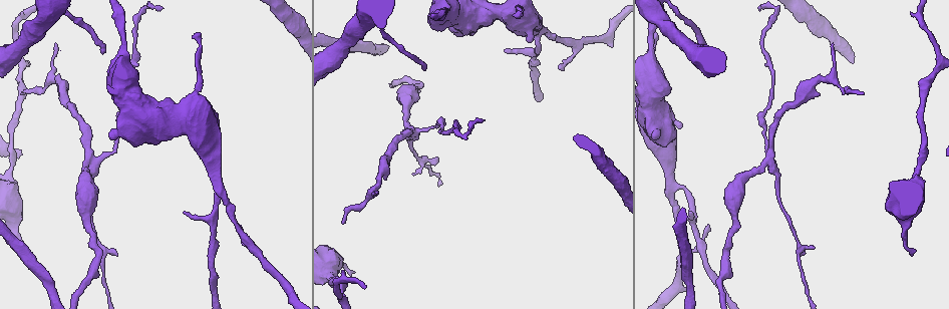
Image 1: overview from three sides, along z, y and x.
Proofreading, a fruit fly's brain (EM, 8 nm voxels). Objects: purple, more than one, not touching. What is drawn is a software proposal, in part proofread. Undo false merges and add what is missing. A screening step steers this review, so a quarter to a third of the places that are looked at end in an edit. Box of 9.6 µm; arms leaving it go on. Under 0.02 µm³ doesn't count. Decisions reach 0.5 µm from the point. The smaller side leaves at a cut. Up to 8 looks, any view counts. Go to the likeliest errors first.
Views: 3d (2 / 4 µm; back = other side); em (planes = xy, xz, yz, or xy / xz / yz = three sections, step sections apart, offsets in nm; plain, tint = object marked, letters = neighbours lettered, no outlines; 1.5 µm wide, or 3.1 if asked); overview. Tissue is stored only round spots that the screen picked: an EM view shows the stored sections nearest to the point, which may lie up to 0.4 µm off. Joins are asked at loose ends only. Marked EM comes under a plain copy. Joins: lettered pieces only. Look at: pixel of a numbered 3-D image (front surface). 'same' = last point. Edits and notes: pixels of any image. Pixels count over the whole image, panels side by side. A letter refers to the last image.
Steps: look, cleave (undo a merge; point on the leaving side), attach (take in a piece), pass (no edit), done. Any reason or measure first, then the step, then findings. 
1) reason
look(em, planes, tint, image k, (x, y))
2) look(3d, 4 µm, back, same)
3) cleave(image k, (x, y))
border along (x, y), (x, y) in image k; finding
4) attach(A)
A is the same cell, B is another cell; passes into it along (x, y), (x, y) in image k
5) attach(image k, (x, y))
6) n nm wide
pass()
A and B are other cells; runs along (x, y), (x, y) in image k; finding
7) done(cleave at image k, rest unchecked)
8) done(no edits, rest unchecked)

branch stops here
look(3d, 2 µm, image 1, (833, 46))

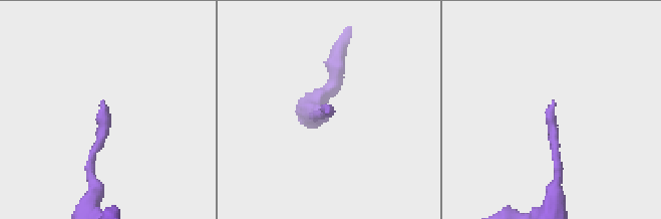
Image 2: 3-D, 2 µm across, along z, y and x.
need the tissue
look(em, yz, step 8, letters, image 2, (551, 104))

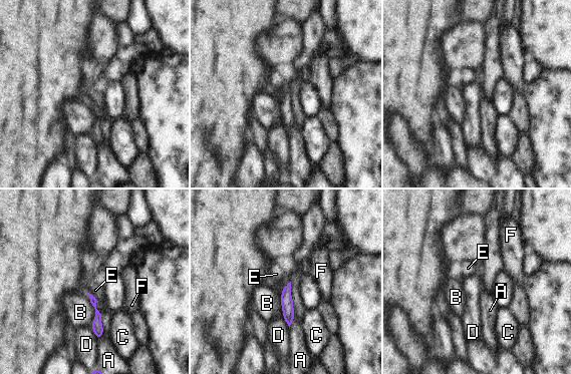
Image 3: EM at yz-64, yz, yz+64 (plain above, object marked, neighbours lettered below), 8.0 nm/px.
another direction
look(em, planes, letters, same)

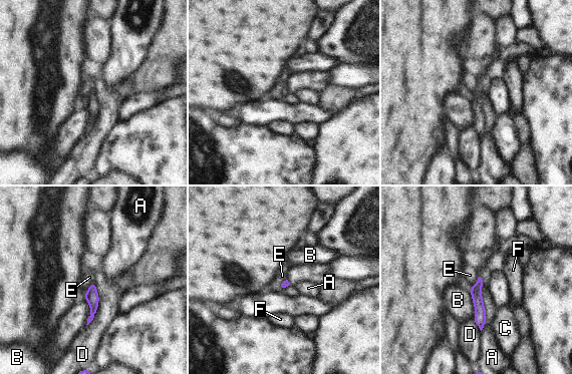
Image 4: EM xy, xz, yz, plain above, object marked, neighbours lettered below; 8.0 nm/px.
pass()
A, B, C, D, E and F are other cells; runs along (480, 282), (478, 303), (481, 325) in image 4; none of them fits

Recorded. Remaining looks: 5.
stops while still wide
look(em, xz, step 4, tint, image 1, (134, 145))

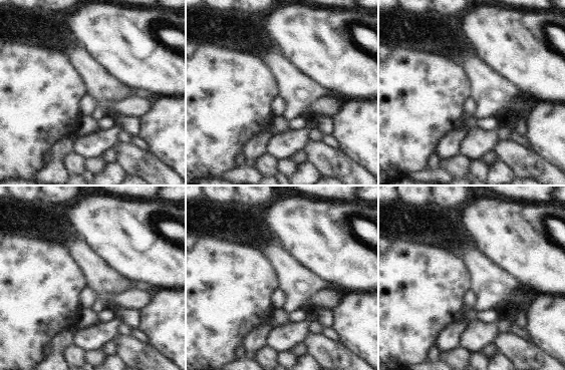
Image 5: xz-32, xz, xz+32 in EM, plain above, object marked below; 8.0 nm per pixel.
cut it another way
look(em, planes, letters, same)

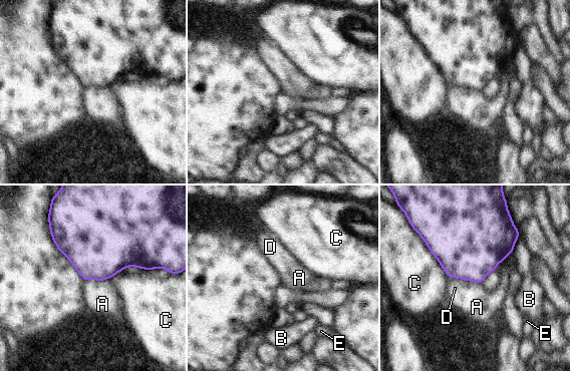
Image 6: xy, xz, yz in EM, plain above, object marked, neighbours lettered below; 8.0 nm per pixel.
pass()
A, B, C, D and E are other cells; no lettered piece goes on from it

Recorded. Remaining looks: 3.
look(3d, 2 µm, image 1, (558, 67))

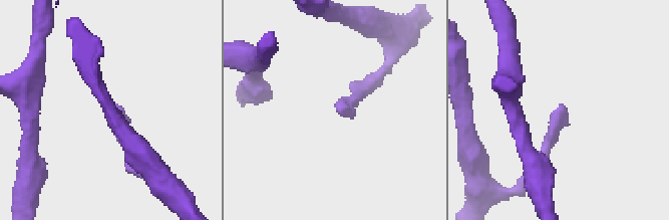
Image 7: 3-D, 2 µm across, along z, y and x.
look(em, yz, step 8, tint, image 7, (563, 107))

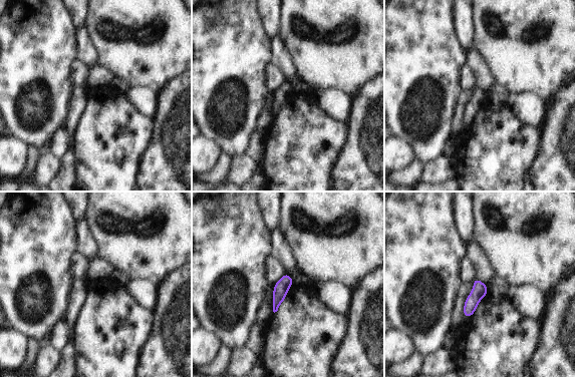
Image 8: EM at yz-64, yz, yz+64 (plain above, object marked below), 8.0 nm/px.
look(em, planes, letters, same)

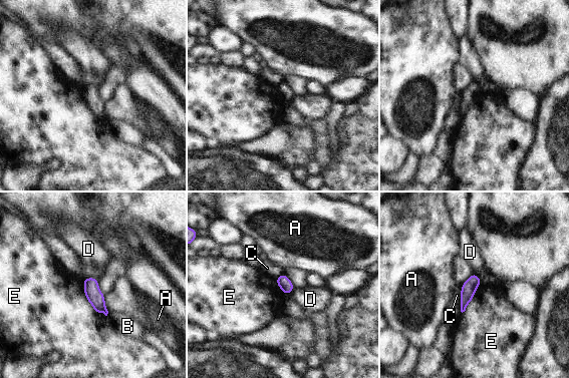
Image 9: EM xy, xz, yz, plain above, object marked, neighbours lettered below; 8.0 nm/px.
100 nm wide
pass()
A, B, C, D and E are other cells; border along (294, 288), (288, 294) in image 9; none of them fits

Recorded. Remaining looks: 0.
done(no edits, rest unchecked)

